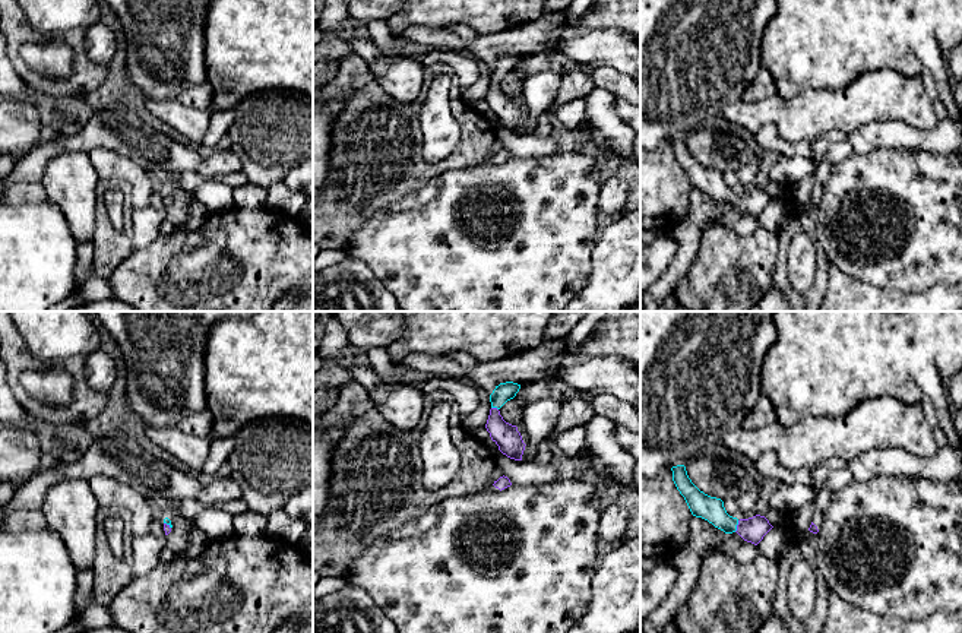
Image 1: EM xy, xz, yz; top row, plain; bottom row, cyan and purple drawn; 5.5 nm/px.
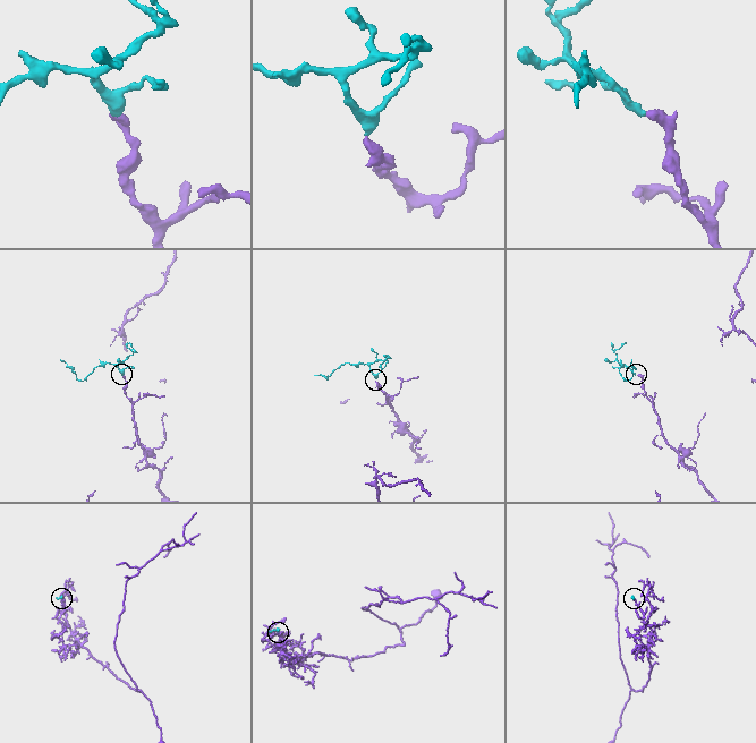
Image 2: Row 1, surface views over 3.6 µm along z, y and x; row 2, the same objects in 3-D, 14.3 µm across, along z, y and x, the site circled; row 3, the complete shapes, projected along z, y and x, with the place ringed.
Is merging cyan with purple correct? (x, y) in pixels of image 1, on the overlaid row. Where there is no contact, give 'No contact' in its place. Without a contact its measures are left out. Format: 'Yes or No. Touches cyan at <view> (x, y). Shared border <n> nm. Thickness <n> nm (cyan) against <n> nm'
Yes. Touches cyan at yz (736, 527). Shared border 70 nm. Thickness 140 nm (cyan) against 140 nm

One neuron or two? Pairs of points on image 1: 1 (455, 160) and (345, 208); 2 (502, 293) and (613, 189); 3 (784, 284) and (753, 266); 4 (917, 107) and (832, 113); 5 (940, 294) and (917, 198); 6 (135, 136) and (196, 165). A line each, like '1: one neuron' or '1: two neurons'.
1: one neuron
2: two neurons
3: two neurons
4: one neuron
5: two neurons
6: one neuron

